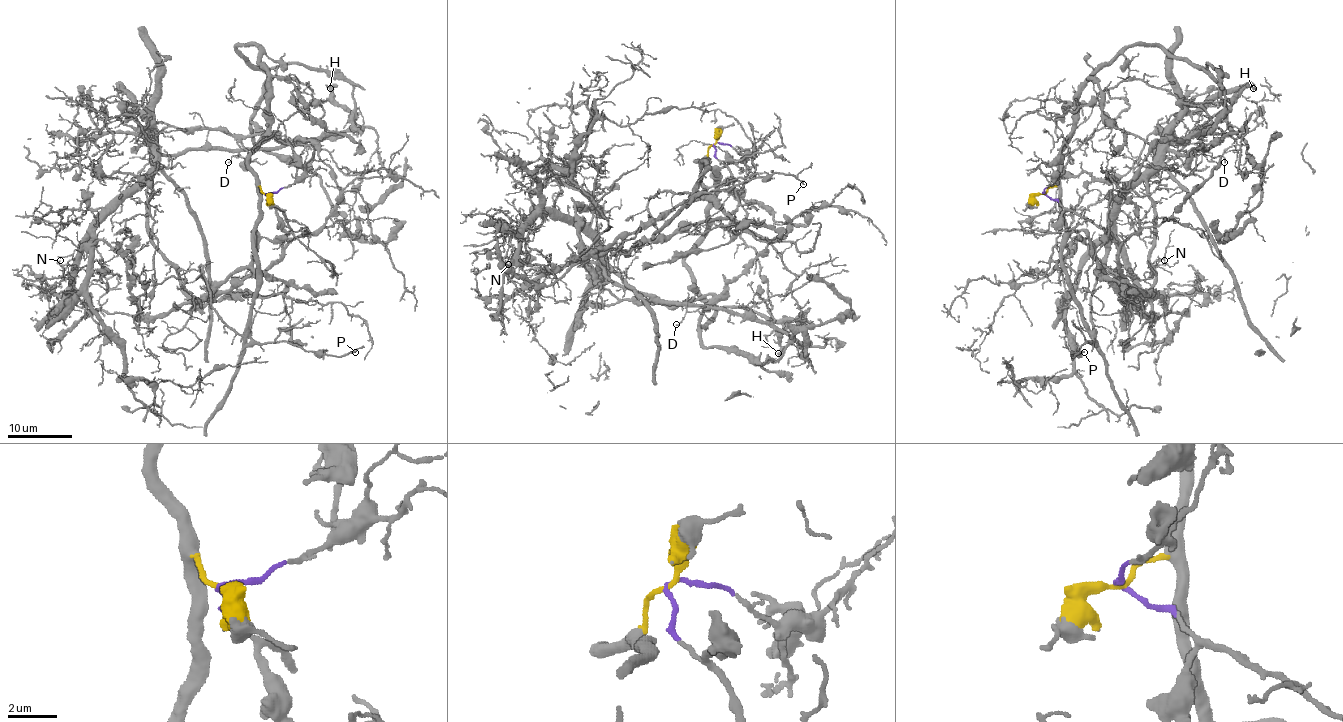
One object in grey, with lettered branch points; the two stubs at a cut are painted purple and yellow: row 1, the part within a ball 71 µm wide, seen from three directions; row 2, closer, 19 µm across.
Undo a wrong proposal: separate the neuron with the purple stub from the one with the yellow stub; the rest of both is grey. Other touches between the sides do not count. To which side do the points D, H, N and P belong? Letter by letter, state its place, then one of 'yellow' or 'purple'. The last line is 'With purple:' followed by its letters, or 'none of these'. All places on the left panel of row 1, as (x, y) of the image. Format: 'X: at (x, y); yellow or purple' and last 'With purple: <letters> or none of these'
D: at (228, 162); purple
H: at (330, 88); yellow
N: at (60, 260); purple
P: at (355, 352); purple
With purple: D, N, P

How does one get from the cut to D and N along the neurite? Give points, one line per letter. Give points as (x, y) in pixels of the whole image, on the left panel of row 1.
D: (266, 193), (289, 228), (281, 256), (193, 298), (153, 241), (151, 162), (156, 150), (234, 150), (227, 162)
N: (266, 193), (286, 219), (281, 256), (224, 292), (182, 287), (153, 241), (149, 180), (64, 279), (60, 261)

